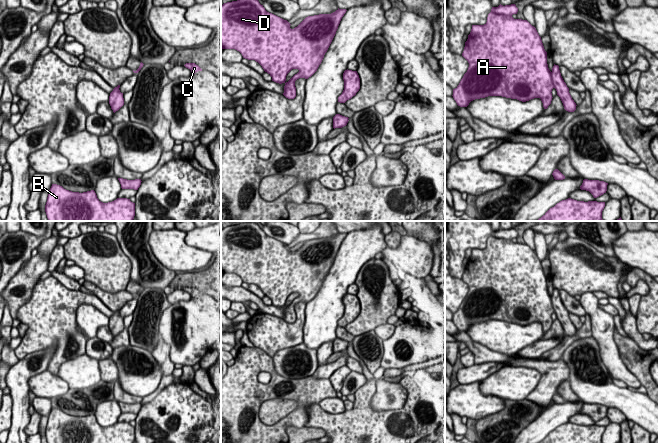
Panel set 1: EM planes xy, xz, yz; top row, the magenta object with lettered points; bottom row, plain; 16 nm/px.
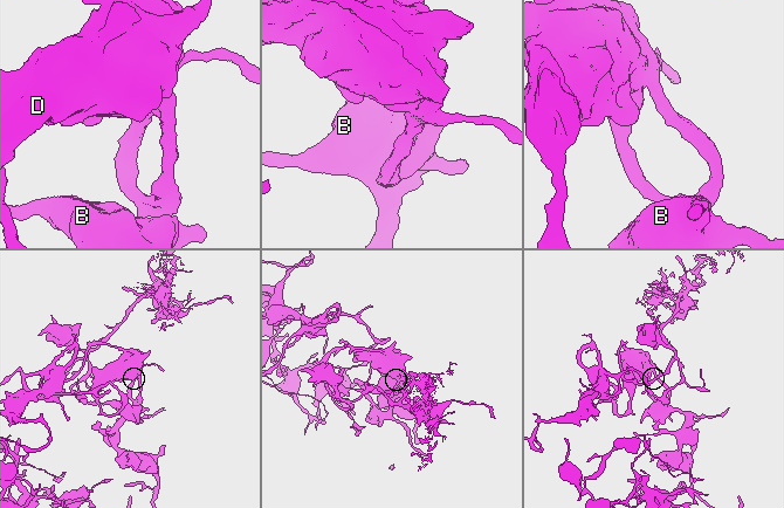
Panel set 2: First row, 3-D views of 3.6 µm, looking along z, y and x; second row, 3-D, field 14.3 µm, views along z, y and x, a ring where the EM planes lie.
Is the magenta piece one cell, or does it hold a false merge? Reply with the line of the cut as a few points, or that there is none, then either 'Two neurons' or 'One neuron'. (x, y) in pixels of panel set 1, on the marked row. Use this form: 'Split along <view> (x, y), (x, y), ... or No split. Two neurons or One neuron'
No split. One neuron

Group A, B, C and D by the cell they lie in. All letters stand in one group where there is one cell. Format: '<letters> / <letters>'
A B C D

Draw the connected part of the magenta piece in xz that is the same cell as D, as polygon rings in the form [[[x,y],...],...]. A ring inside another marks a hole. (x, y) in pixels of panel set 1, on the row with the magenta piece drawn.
[[[258,0],[227,2],[221,6],[221,49],[235,49],[242,54],[243,58],[258,62],[272,77],[272,81],[285,84],[283,95],[288,99],[294,99],[295,81],[299,78],[308,79],[317,71],[346,11],[338,8],[331,14],[308,16],[297,27],[291,29],[291,24],[287,20],[267,12]],[[292,69],[298,69],[299,72],[287,82],[286,76]]]

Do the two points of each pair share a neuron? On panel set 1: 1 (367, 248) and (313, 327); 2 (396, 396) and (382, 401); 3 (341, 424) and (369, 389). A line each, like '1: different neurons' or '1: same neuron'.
1: same neuron
2: same neuron
3: same neuron

